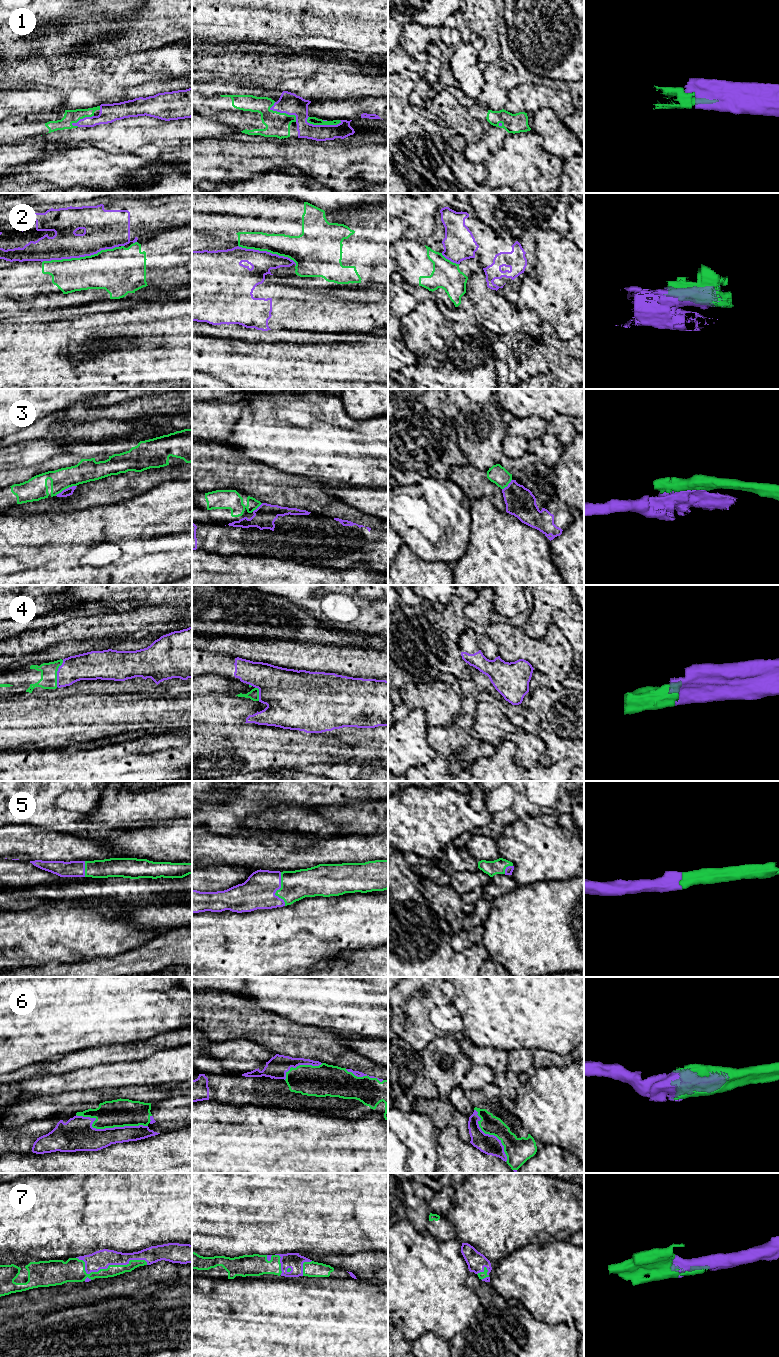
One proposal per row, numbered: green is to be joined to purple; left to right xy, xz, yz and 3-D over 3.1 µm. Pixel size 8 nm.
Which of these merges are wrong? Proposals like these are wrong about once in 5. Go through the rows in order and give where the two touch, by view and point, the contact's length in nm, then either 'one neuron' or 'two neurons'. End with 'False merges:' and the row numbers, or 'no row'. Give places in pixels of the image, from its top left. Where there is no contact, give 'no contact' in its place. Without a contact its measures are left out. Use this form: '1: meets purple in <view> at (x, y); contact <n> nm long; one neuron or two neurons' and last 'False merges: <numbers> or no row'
1: meets purple in xz at (323, 125); contact 280 nm long; one neuron
2: meets purple in xy at (80, 256); contact 650 nm long; two neurons
3: meets purple in xy at (65, 489); contact 190 nm long; two neurons
4: meets purple in xy at (57, 673); contact 220 nm long; one neuron
5: meets purple in xz at (277, 889); contact 280 nm long; one neuron
6: meets purple in xy at (107, 1128); contact 600 nm long; one neuron
7: meets purple in xy at (108, 1265); contact 600 nm long; two neurons
False merges: 2, 3, 7

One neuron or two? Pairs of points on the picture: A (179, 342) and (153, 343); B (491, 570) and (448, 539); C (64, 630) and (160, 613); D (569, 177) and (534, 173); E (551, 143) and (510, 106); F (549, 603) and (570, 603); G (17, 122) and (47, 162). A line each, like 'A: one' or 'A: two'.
A: one
B: two
C: one
D: two
E: two
F: one
G: two

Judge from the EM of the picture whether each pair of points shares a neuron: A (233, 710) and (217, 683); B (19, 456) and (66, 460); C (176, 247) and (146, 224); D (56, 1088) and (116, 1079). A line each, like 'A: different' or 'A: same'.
A: different
B: different
C: different
D: same

